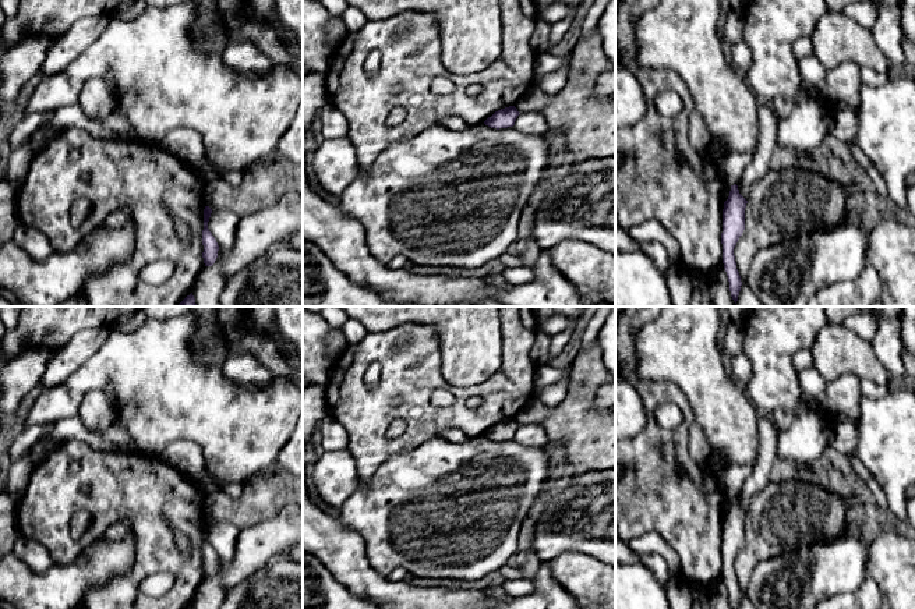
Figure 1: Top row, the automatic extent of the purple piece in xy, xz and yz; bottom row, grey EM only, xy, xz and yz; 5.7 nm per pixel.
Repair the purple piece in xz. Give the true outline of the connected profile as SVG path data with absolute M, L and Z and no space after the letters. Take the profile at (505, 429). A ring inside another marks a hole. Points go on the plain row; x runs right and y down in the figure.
M509 418L495 424L491 429L484 433L484 436L497 442L513 439L519 426L520 425L515 418Z

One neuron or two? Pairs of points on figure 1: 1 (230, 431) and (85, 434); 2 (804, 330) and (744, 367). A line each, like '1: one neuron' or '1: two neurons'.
1: two neurons
2: two neurons

